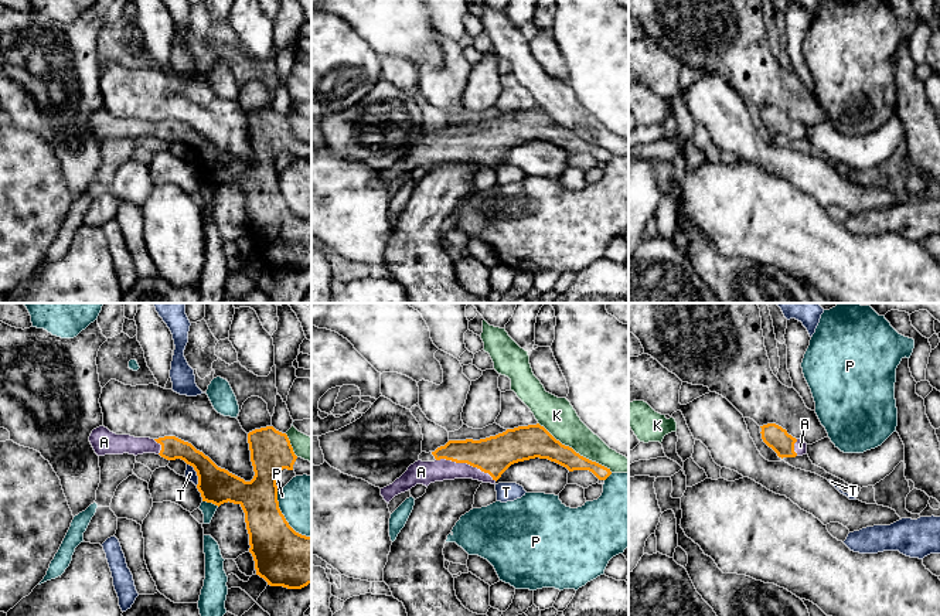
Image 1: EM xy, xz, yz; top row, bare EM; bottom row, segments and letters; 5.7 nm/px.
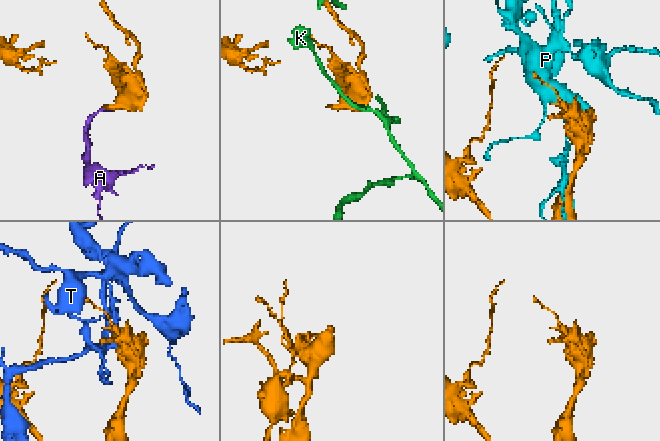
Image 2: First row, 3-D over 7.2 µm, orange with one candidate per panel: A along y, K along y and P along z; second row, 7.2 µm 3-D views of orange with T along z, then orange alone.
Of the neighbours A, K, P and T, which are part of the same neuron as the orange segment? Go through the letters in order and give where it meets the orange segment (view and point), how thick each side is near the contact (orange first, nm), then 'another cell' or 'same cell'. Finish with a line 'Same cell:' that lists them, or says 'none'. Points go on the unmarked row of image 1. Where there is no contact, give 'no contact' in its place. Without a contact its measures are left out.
A: contact xz (466, 145); calibres 220 and 130 nm; same cell
K: contact xz (574, 133); calibres 190 and 200 nm; another cell
P: contact xy (285, 201); calibres 320 and 320 nm; another cell
T: contact xy (197, 156); calibres 200 and 60 nm; another cell
Same cell: A

